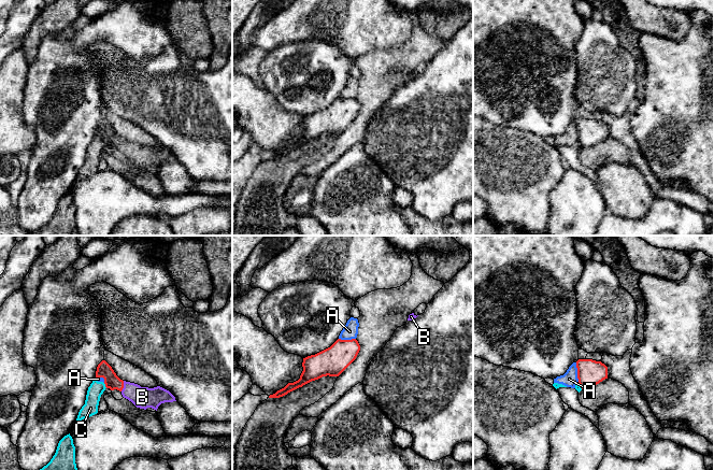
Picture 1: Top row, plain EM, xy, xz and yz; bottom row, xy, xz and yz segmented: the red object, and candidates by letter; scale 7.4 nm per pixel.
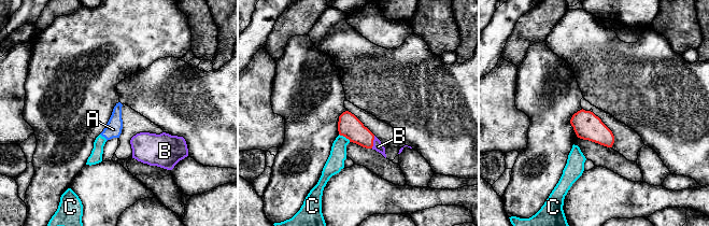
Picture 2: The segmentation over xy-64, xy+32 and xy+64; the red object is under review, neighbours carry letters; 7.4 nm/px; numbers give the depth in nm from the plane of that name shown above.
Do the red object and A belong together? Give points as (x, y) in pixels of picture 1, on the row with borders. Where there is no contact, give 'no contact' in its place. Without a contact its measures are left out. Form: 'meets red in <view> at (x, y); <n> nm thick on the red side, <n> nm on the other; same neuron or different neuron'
meets red in yz at (577, 372); 190 nm thick on the red side, 110 nm on the other; different neuron

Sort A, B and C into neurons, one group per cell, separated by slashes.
A C / B

